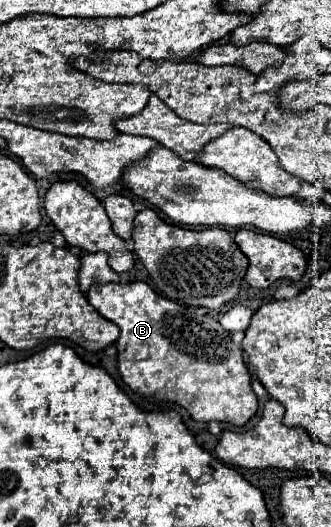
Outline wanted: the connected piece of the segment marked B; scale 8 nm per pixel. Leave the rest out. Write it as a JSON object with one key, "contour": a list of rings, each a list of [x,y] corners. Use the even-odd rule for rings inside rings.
{"contour":[[[146,282],[130,284],[104,284],[92,286],[88,292],[90,304],[110,322],[120,328],[118,370],[130,390],[152,404],[166,406],[178,404],[188,410],[196,422],[226,422],[232,426],[244,426],[258,412],[258,398],[250,384],[250,372],[242,358],[242,348],[232,342],[228,330],[218,322],[218,314],[208,308],[192,308],[172,302],[156,294]]]}

